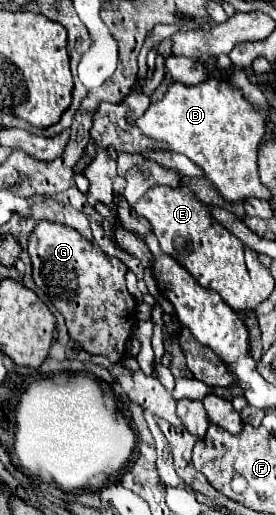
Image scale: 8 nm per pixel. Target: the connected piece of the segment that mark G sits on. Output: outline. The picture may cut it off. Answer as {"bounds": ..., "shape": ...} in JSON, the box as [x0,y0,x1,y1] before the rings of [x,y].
{"bounds":[29,221,137,363],"shape":[[[39,221],[29,237],[29,257],[33,263],[35,285],[49,297],[49,301],[63,313],[69,335],[91,355],[103,355],[117,363],[125,357],[127,341],[137,323],[137,303],[125,287],[127,267],[117,259],[103,253],[95,243],[87,241],[81,233],[57,221]]]}

